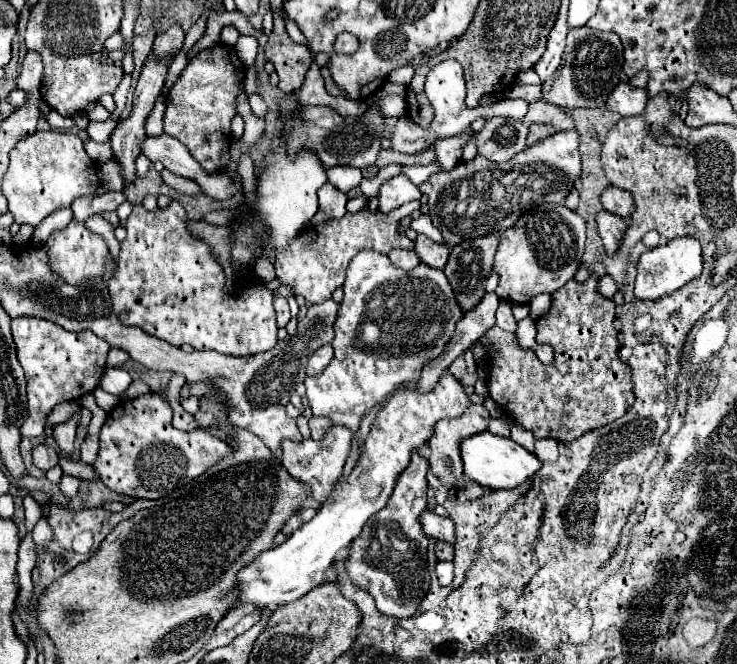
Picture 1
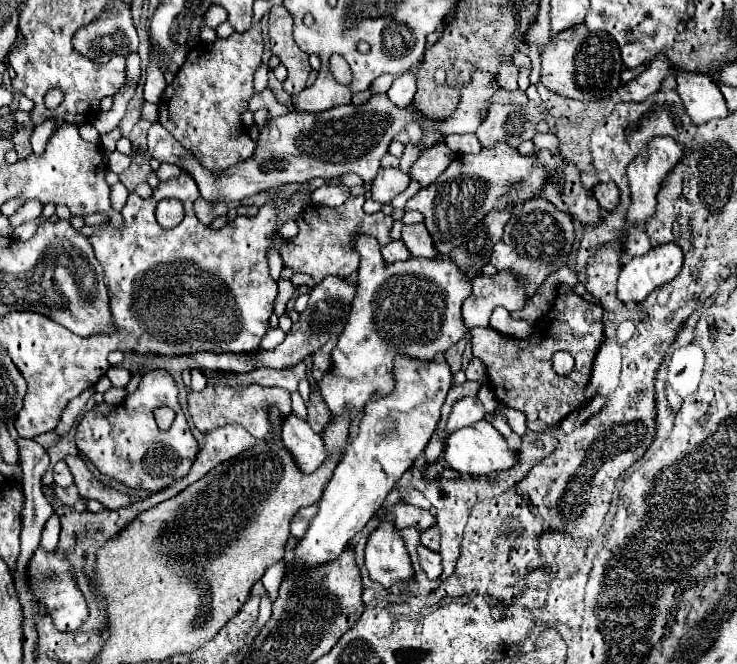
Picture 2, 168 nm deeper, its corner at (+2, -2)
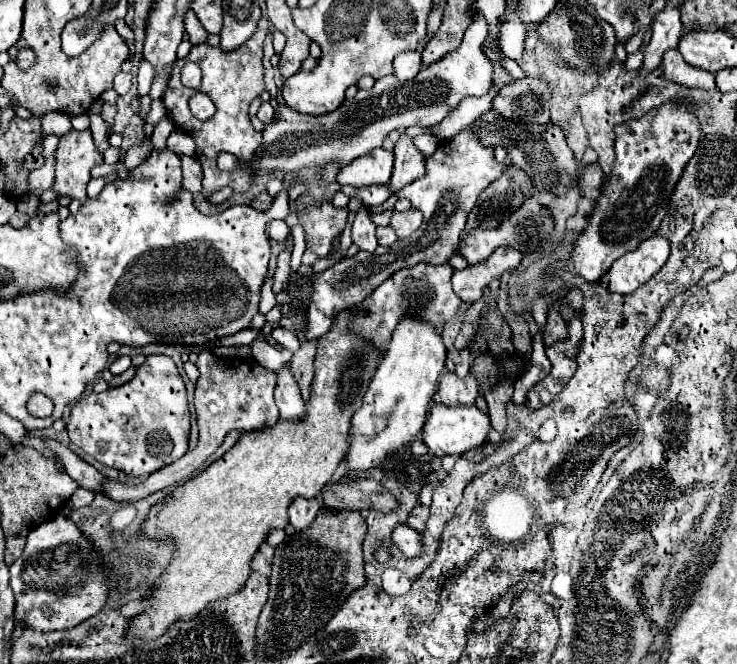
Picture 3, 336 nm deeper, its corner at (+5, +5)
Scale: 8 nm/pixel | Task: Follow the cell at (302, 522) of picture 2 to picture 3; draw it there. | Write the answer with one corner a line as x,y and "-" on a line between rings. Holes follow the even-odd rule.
295,497
293,503
289,505
289,521
297,531
303,531
311,525
319,511
317,499
307,499
307,497

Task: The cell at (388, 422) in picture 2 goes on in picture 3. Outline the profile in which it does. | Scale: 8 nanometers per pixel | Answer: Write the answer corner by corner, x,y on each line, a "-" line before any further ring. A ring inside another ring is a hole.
403,319
369,383
361,409
351,419
349,449
343,457
347,475
341,481
357,481
357,473
367,473
411,445
423,431
425,417
439,387
439,377
445,371
445,345
441,335
415,319

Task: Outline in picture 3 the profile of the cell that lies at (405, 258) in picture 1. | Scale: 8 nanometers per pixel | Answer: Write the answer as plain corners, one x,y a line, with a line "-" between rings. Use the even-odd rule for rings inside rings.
377,227
377,239
379,239
379,245
391,247
397,241
397,235
391,227

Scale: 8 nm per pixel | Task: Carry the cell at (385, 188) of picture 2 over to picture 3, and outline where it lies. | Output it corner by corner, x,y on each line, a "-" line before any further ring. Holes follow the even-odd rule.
377,149
361,159
355,159
349,167
341,169
337,181
341,185
369,187
369,185
387,185
393,175
393,153

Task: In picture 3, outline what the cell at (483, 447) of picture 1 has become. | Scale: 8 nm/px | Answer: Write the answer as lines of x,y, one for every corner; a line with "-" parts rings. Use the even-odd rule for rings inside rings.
433,403
429,409
429,417
423,425
423,441
433,455
463,455
471,449
477,449
487,443
491,431
491,421
477,407
445,407

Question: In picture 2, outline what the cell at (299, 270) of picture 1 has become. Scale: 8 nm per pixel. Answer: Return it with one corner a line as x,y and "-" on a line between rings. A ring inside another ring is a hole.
350,196
344,204
340,206
308,206
300,214
294,216
300,232
292,240
282,240
282,260
284,266
294,268
296,272
304,272
314,276
316,282
324,280
326,276
334,274
340,278
348,278
356,268
358,268
358,254
352,248
350,250
350,234
370,234
374,236
380,246
390,242
390,228
392,228
392,218
376,212
376,214
364,214
362,210
364,196

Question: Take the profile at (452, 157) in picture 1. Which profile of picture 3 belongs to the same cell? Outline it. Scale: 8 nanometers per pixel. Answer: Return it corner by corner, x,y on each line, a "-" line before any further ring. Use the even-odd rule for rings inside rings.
405,133
395,145
395,167
393,167
393,179
389,181
389,187
393,193
403,189
407,183
413,183
415,179
421,179
427,171
427,157
417,151
413,141
405,139

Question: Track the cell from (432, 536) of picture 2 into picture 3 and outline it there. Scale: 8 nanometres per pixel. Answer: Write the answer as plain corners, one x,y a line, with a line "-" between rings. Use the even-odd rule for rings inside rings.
417,505
417,507
413,509
413,515
409,515
409,519
407,519
407,525
413,527
415,531
423,533
423,531
425,531
425,523
427,523
427,519
429,519
429,507

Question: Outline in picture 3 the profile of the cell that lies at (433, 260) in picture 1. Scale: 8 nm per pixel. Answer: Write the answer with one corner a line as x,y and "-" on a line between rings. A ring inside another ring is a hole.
409,209
409,211
405,211
405,213
393,211
391,227
395,229
395,233
397,233
399,239
407,239
407,237
411,237
411,235
419,229
421,219
423,219
423,215
421,215
421,211
417,211
417,209

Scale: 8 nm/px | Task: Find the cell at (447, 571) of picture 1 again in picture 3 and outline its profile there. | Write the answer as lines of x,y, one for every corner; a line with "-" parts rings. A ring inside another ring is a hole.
401,525
397,527
397,531
393,531
393,543
405,553
405,557
421,557
425,551
421,533
411,529
409,525

